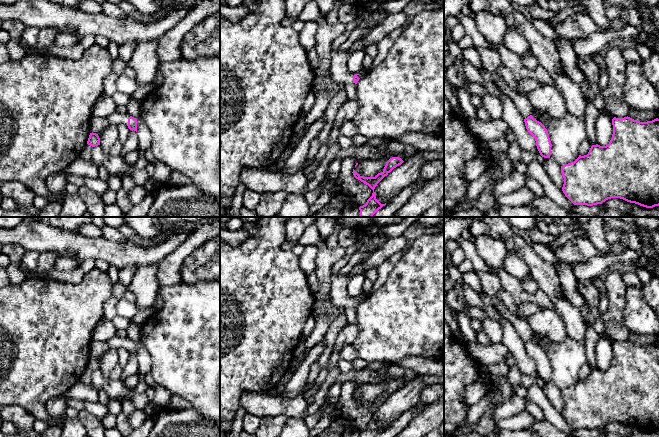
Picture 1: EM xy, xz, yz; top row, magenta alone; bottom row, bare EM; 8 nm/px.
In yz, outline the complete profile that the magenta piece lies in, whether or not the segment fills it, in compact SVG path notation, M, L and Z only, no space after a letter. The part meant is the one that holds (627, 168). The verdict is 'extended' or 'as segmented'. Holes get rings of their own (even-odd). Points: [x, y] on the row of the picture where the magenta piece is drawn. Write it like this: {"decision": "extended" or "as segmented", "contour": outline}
{"decision": "as segmented", "contour": "M628 116L624 118L614 117L612 119L612 125L613 134L608 145L592 145L587 155L579 155L579 157L574 162L561 166L561 173L564 178L564 184L562 187L563 193L574 205L593 206L597 204L602 204L603 202L611 198L620 198L627 202L635 203L646 208L653 208L655 206L659 206L659 119L656 118L652 121L640 122Z"}

